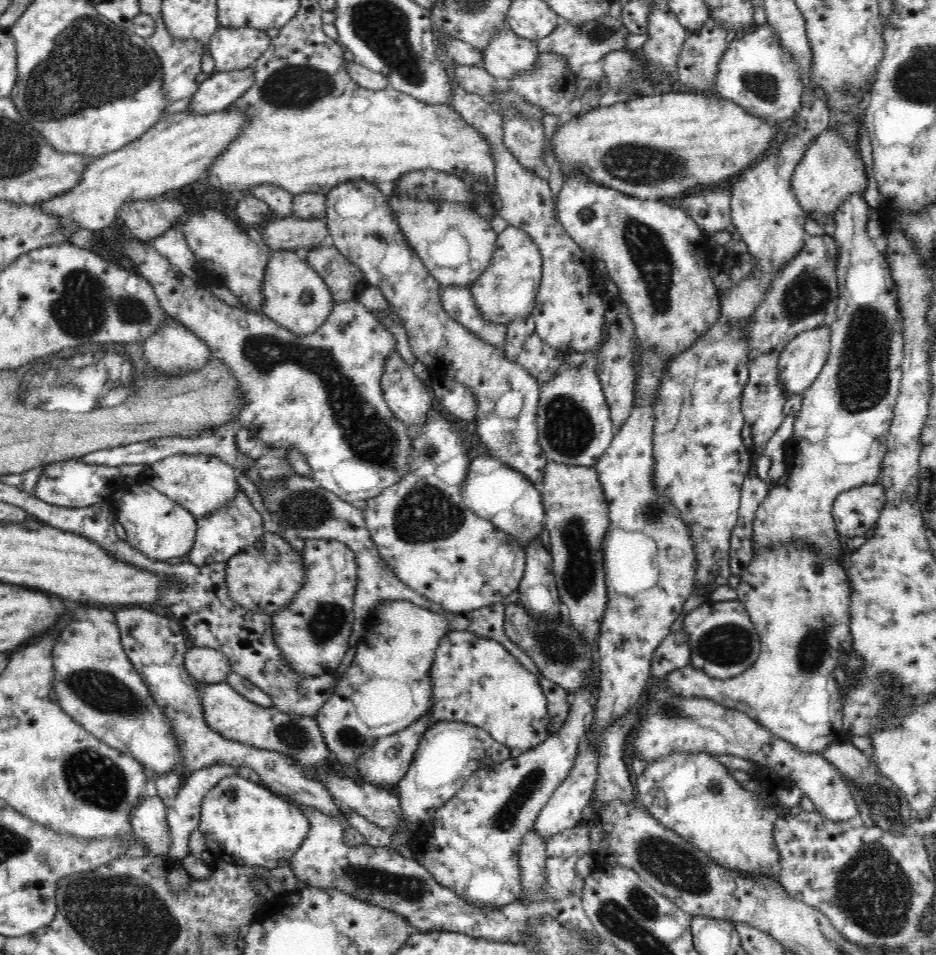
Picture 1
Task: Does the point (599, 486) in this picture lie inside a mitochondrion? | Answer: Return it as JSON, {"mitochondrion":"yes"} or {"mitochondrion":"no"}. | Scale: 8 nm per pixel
{"mitochondrion":"no"}

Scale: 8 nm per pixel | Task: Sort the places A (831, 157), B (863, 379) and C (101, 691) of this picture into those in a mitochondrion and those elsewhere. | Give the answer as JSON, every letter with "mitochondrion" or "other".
{"A":"mitochondrion","B":"mitochondrion","C":"mitochondrion"}

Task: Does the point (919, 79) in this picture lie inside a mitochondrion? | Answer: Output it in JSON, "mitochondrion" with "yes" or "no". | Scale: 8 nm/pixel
{"mitochondrion":"yes"}

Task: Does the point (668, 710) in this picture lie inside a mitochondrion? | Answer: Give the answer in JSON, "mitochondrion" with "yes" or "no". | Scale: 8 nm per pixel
{"mitochondrion":"yes"}

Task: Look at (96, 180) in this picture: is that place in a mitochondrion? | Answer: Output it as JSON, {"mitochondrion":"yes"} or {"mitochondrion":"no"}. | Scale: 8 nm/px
{"mitochondrion":"no"}

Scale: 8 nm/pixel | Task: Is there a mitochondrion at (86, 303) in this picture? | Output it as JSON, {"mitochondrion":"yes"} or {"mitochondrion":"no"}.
{"mitochondrion":"yes"}

